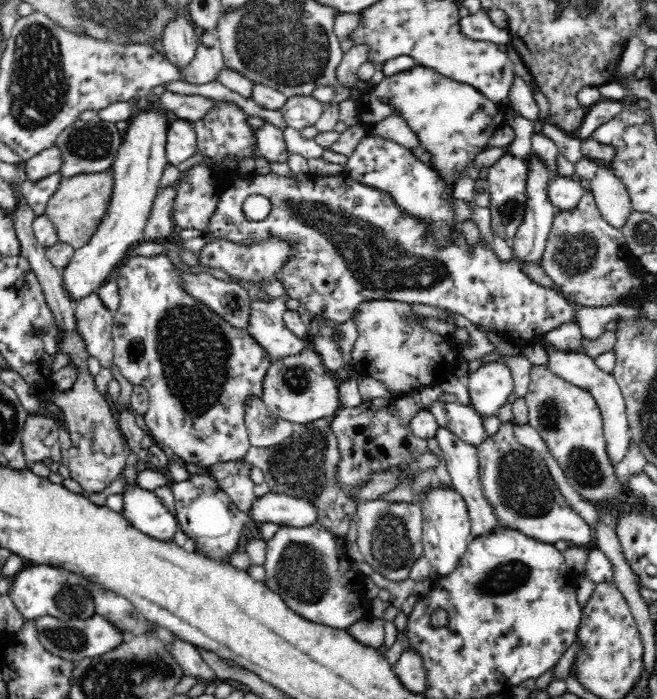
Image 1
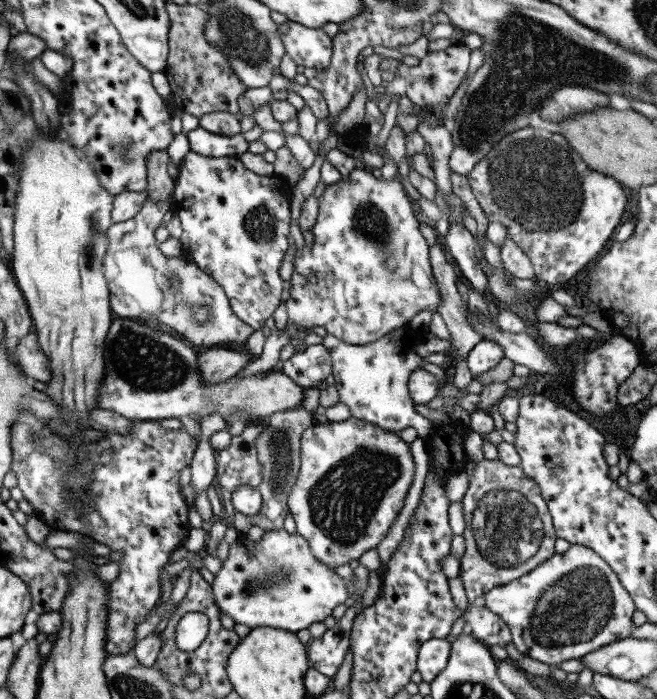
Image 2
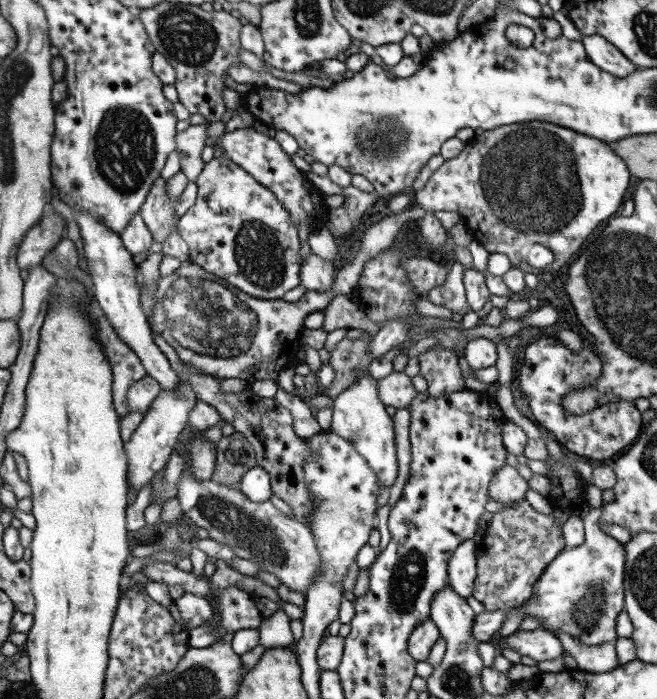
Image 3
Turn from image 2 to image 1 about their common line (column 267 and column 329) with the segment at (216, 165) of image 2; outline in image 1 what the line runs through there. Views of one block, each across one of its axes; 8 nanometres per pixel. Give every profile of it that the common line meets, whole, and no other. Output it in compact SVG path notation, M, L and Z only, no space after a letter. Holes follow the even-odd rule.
M270 171L268 174L256 175L251 179L240 180L239 183L230 185L227 189L223 190L221 199L217 202L216 212L214 216L210 218L207 233L210 233L214 238L223 238L229 242L234 242L236 244L241 244L246 246L247 243L260 242L260 240L266 240L266 238L272 238L272 236L277 237L278 240L286 240L288 244L291 244L291 252L293 252L277 270L276 278L284 285L285 294L288 294L289 298L298 300L304 305L304 308L310 312L312 320L318 321L320 326L324 329L324 320L332 320L337 324L344 324L350 316L355 312L355 307L362 304L363 302L373 301L373 300L393 300L398 302L407 302L410 304L428 304L428 306L434 306L438 308L445 309L451 313L462 314L478 326L484 326L486 330L502 330L502 332L514 332L514 330L524 330L524 328L530 328L532 332L536 334L549 333L554 328L558 328L564 324L576 324L576 307L574 307L574 302L568 301L564 295L556 293L552 289L548 289L545 286L532 281L530 277L526 276L522 272L520 264L516 260L511 260L508 262L502 262L498 259L496 252L492 250L490 244L484 239L481 239L475 245L468 245L464 233L460 231L460 224L458 224L458 229L454 229L451 234L451 242L449 245L436 245L436 239L434 235L430 235L428 231L428 225L424 221L418 221L416 218L405 214L394 199L390 199L390 194L383 193L380 189L376 189L373 186L364 185L361 182L356 182L352 177L345 173L338 175L316 175L308 174L301 179L298 179L297 175L290 173L288 176L279 176L274 172ZM252 194L262 194L269 198L272 210L269 216L264 222L254 222L246 218L246 214L243 212L244 200Z

